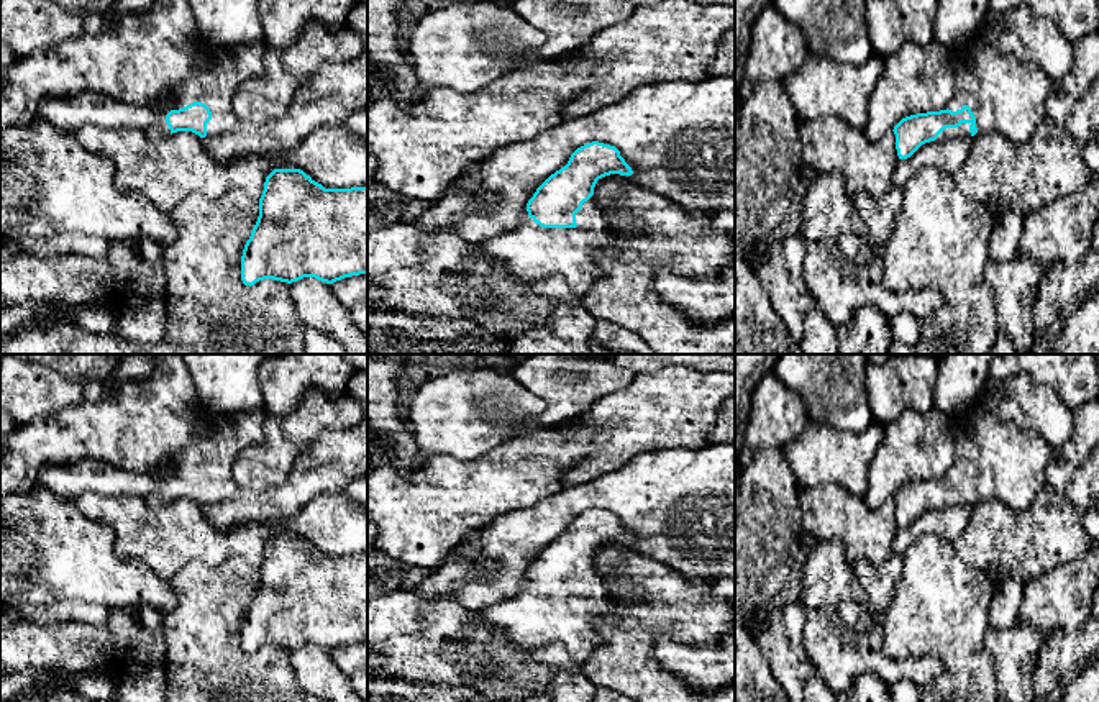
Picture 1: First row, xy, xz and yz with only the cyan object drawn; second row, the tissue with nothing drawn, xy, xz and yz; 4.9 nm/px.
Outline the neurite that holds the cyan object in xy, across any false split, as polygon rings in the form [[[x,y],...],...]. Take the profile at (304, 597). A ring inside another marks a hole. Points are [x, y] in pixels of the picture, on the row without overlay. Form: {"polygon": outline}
{"polygon": [[[274,536],[266,545],[259,584],[243,617],[243,651],[251,654],[264,646],[292,651],[303,645],[333,651],[359,641],[367,641],[367,554],[325,556],[300,536]]]}

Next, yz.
{"polygon": [[[973,407],[956,418],[955,461],[945,476],[905,484],[894,494],[897,523],[907,526],[925,510],[973,505],[986,499],[996,499],[1012,510],[1027,508],[1047,485],[1047,467],[1053,458],[1056,451],[1035,433],[1001,422],[983,407]]]}

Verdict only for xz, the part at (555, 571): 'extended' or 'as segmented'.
extended

